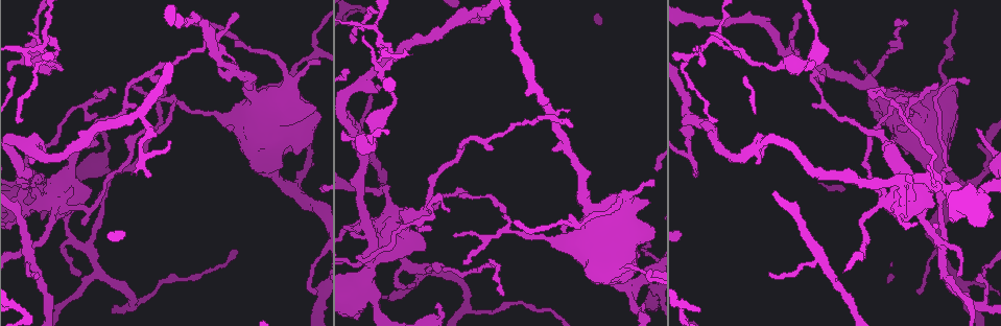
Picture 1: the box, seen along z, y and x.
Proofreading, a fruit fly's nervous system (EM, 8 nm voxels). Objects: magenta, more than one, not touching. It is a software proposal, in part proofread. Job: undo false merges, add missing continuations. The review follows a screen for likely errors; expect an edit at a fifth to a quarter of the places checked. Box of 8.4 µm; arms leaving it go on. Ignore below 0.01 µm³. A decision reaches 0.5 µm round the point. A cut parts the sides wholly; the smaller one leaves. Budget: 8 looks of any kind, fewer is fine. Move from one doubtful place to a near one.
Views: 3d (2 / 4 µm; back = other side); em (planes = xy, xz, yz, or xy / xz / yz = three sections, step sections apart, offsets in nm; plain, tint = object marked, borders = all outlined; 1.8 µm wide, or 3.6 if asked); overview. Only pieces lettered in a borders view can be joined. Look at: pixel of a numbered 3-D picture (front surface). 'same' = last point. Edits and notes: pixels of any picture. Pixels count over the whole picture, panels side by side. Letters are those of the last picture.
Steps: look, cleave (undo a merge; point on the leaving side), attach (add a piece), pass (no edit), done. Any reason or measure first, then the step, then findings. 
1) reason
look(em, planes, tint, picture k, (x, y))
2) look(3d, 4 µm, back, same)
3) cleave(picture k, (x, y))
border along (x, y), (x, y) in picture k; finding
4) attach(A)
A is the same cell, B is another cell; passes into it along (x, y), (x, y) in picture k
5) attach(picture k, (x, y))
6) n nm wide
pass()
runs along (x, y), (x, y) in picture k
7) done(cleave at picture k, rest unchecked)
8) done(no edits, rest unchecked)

closes a loop
look(3d, 4 µm, picture 1, (309, 108))

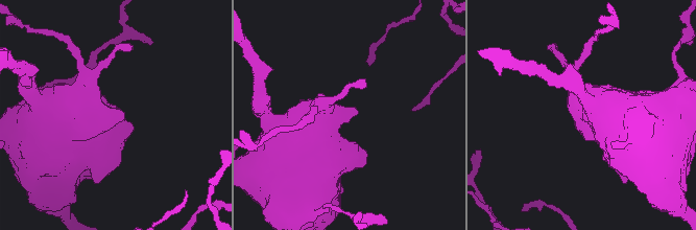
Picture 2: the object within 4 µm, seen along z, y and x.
shape alone is not enough
look(em, 3.6 µm, planes, borders, picture 2, (346, 111))

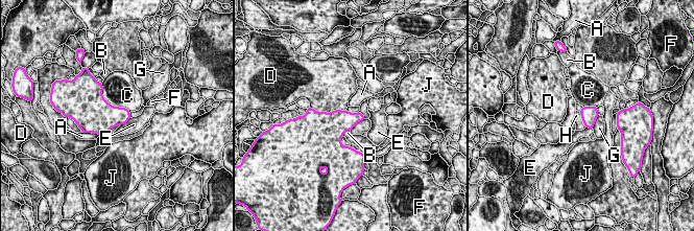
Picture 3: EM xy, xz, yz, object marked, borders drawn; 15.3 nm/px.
pass()
A, B, C, D, E, F, G, H and J are other cells; border along (119, 124), (111, 128), (104, 134) in picture 3; continuous, no second neuron

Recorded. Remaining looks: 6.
look(3d, 4 µm, picture 1, (687, 114))

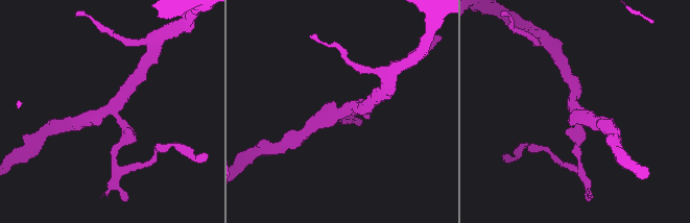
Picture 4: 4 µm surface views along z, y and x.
3 arms
look(em, planes, tint, picture 4, (112, 110))

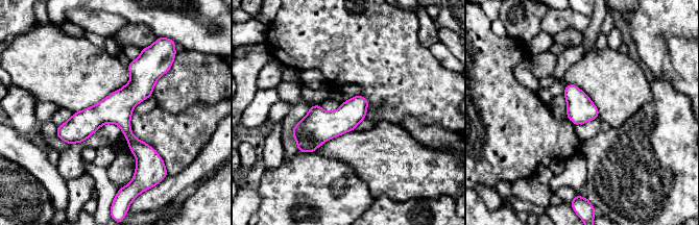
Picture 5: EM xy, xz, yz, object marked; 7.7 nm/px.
look(em, planes, borders, same)

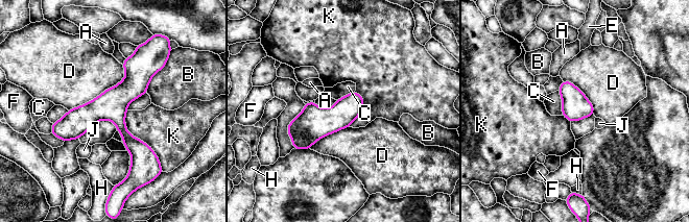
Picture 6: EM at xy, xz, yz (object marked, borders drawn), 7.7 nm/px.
200 nm wide
pass()
A, B, C, D, E, F, H, J and K are other cells; runs along (136, 55), (120, 97), (132, 170) in picture 6; all the same neuron

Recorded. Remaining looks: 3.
free end
look(3d, 4 µm, picture 1, (42, 219))

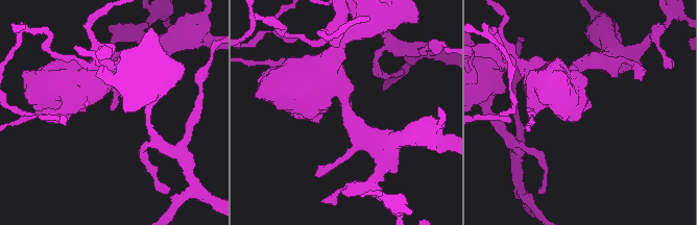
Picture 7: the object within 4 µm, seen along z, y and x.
need the tissue
look(em, planes, tint, picture 7, (110, 110))

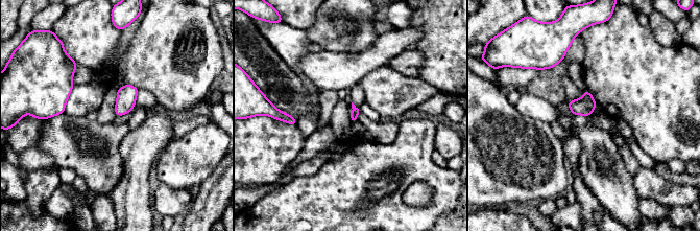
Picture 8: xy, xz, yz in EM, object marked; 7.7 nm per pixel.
look(em, planes, borders, same)

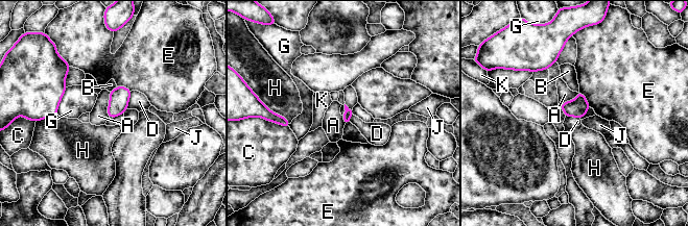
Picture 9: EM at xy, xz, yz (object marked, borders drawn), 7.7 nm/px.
pass()
A, B, C, D, E, G, H, J and K are other cells; border along (132, 91), (126, 108) in picture 9; no lettered piece goes on from it

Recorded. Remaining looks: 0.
done(no edits, rest unchecked)

